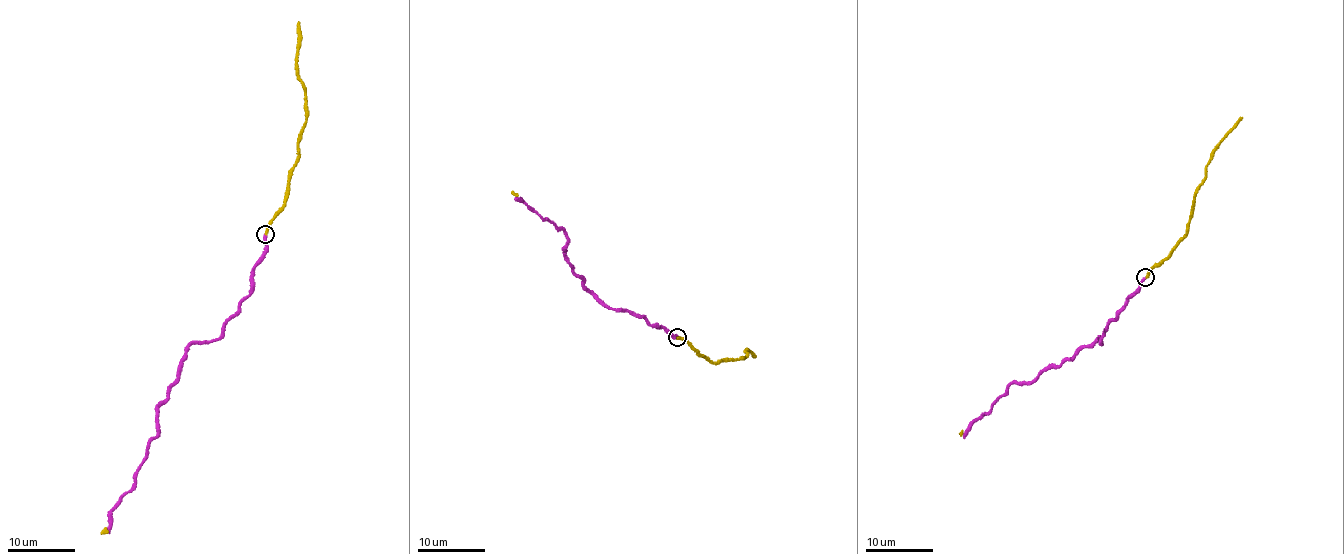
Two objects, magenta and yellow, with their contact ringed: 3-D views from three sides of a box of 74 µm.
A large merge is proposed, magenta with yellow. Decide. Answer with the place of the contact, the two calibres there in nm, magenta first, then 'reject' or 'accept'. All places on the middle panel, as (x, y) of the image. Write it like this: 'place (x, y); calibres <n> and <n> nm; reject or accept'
place (677, 337); calibres 360 and 320 nm; accept

